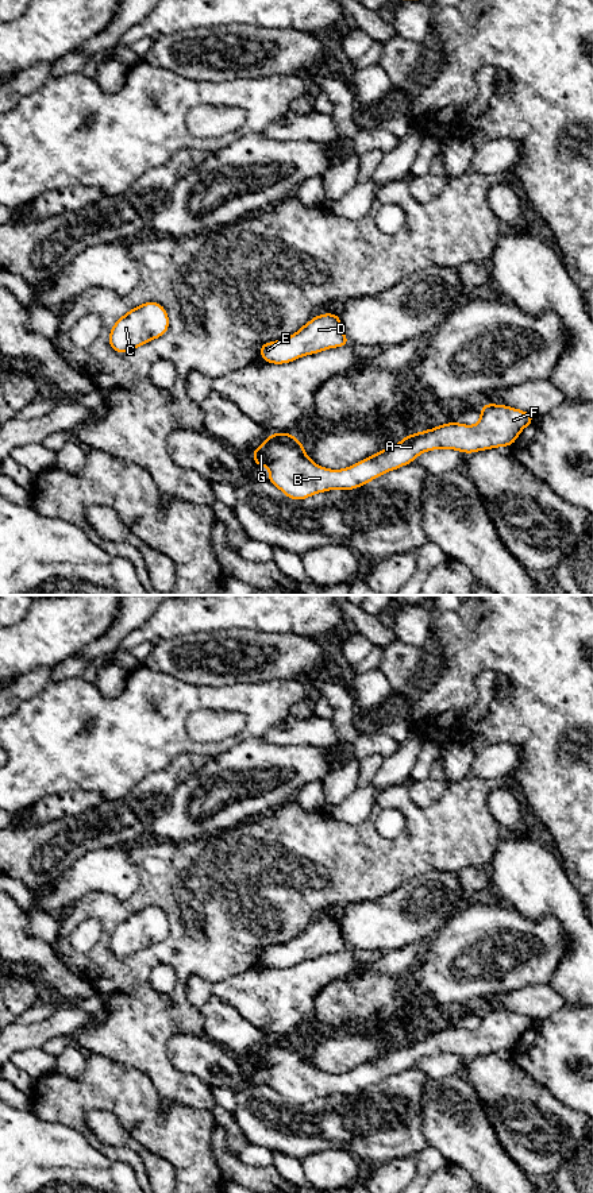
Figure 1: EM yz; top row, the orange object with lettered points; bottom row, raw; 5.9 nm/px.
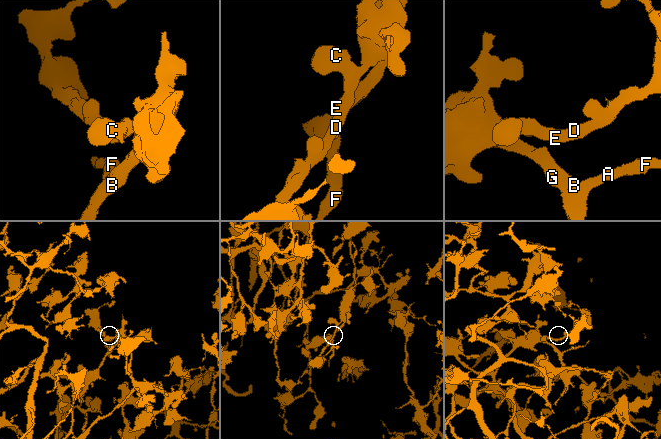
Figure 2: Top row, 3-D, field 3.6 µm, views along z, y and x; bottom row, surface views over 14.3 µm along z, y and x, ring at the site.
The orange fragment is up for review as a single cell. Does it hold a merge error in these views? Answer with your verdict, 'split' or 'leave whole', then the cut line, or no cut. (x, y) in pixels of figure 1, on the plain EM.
leave whole; cut none

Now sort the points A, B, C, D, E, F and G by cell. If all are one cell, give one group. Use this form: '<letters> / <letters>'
A B C D E F G

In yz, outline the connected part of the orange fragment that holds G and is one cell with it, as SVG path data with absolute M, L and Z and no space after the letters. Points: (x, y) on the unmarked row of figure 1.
M484 1008L481 1009L481 1023L473 1031L450 1026L434 1034L407 1039L398 1049L388 1051L343 1074L328 1074L317 1070L307 1061L304 1049L299 1046L293 1038L270 1038L270 1041L253 1055L251 1061L255 1070L266 1070L270 1074L267 1081L270 1088L280 1093L288 1103L301 1105L317 1097L334 1093L358 1093L388 1076L411 1069L420 1058L427 1055L450 1053L465 1058L474 1058L497 1051L511 1051L517 1045L520 1036L534 1026L534 1020L528 1016L507 1009Z

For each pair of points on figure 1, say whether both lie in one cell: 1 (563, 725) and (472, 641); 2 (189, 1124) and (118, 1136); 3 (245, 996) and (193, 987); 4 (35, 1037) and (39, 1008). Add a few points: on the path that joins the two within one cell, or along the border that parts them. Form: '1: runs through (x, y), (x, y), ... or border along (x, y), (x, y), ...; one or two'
1: runs through (540, 702), (495, 656); one
2: border along (107, 1111), (133, 1136), (154, 1153); two
3: border along (211, 985), (212, 993); two
4: border along (64, 1004), (42, 1020), (29, 1024), (14, 1023); two

